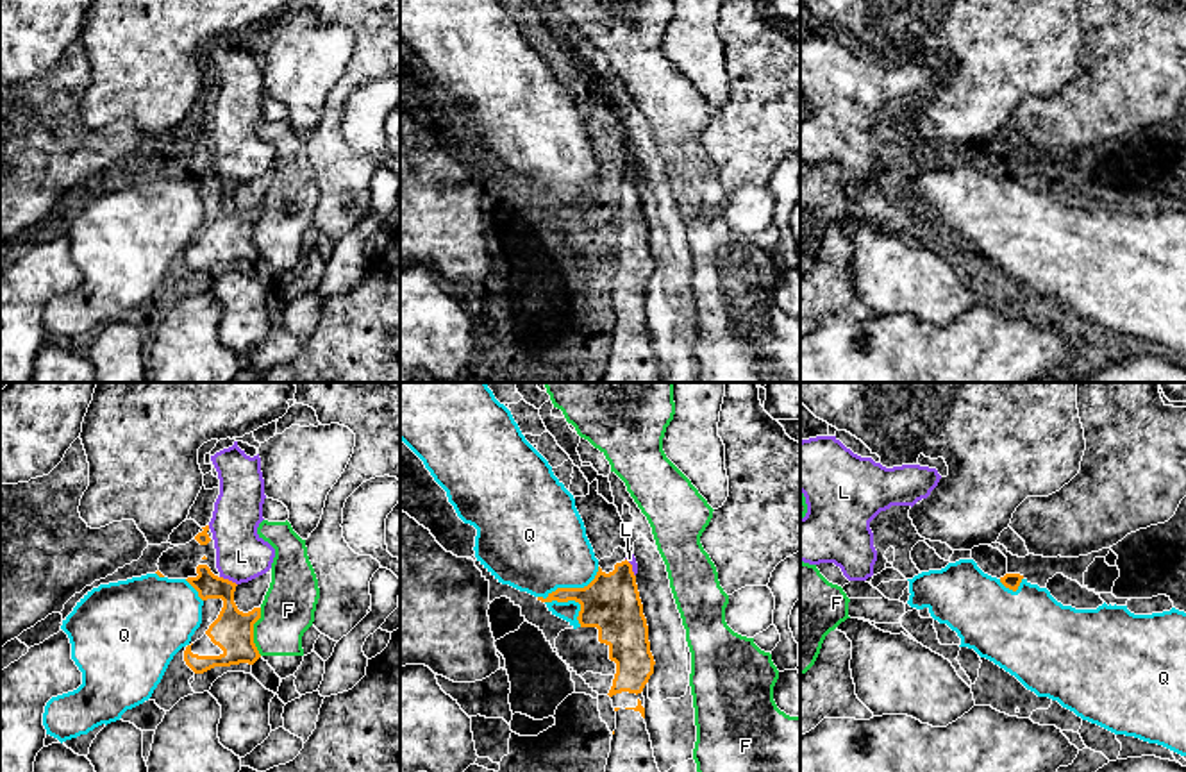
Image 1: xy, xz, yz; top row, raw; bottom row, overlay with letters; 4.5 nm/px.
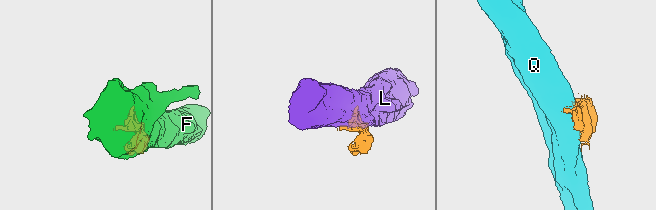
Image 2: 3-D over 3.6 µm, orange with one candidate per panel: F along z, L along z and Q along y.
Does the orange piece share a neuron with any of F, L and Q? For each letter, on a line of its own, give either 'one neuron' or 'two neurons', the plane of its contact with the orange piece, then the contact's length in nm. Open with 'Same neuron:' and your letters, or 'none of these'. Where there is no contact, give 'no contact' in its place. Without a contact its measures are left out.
Same neuron: none of these
F: two neurons; meets orange in xy; contact 220 nm long
L: two neurons; meets orange in xy; contact 90 nm long
Q: two neurons; meets orange in xz; contact 320 nm long

